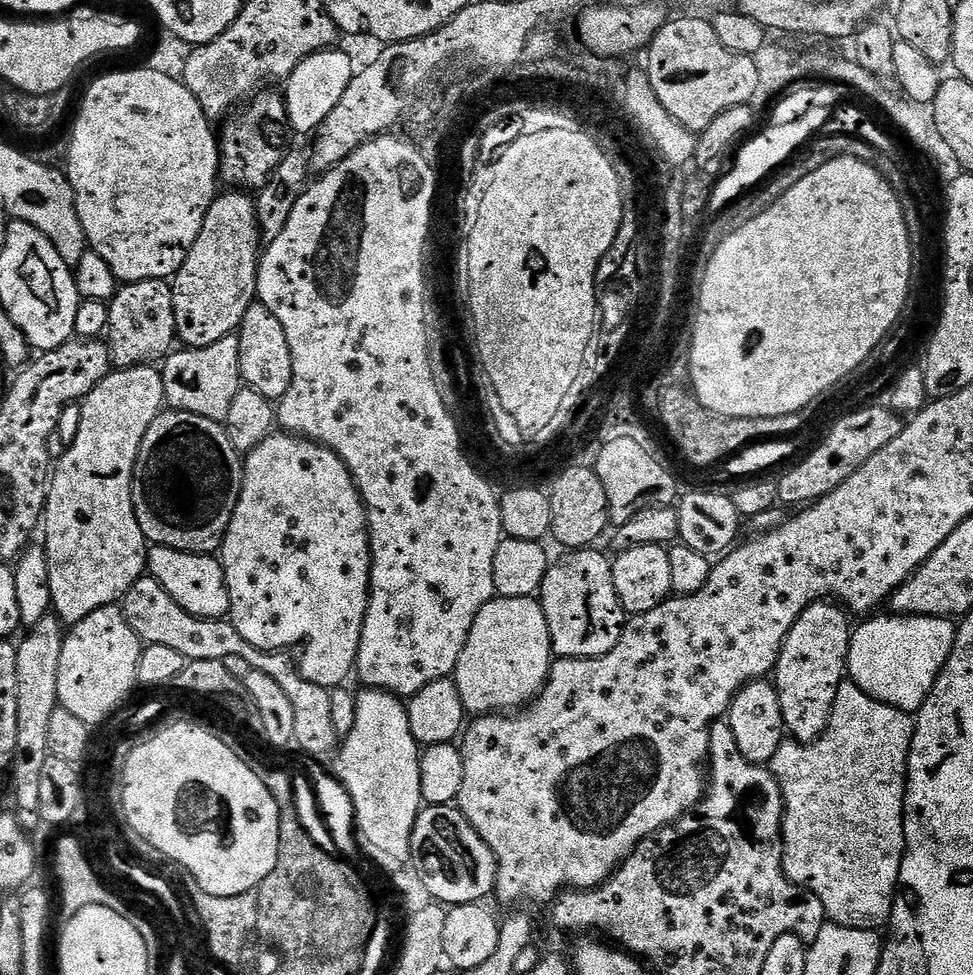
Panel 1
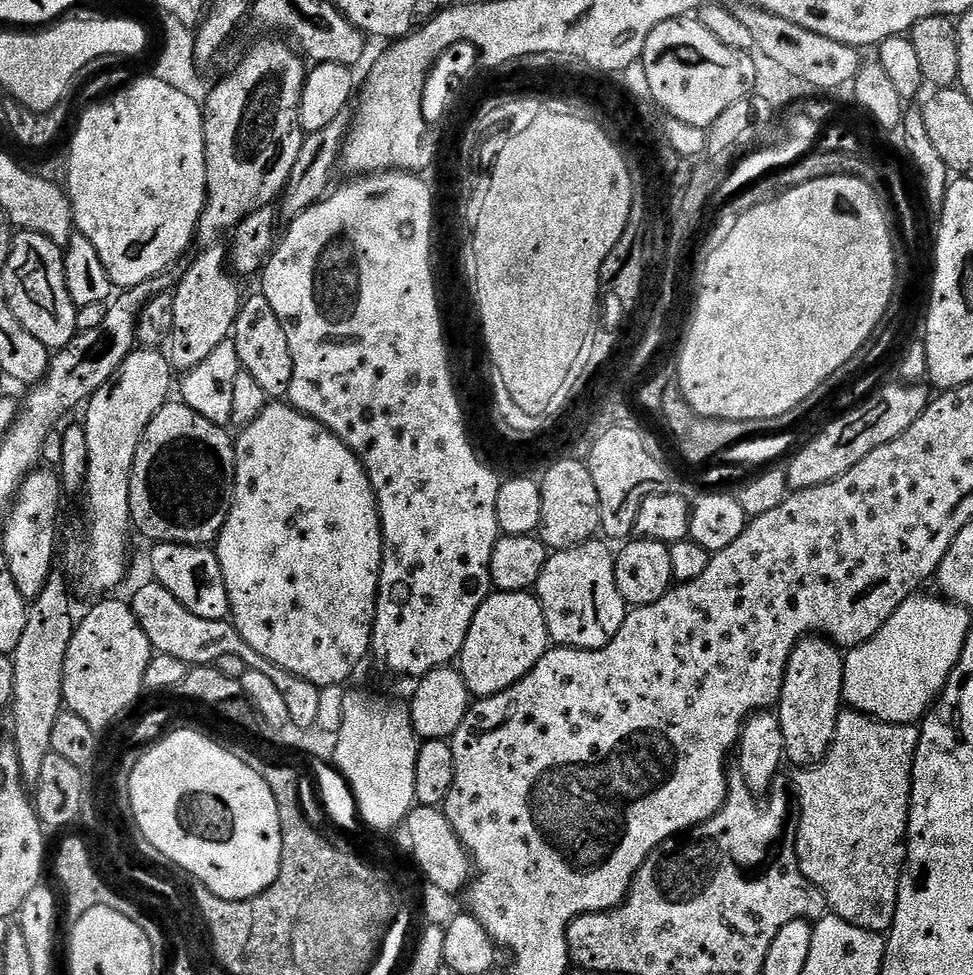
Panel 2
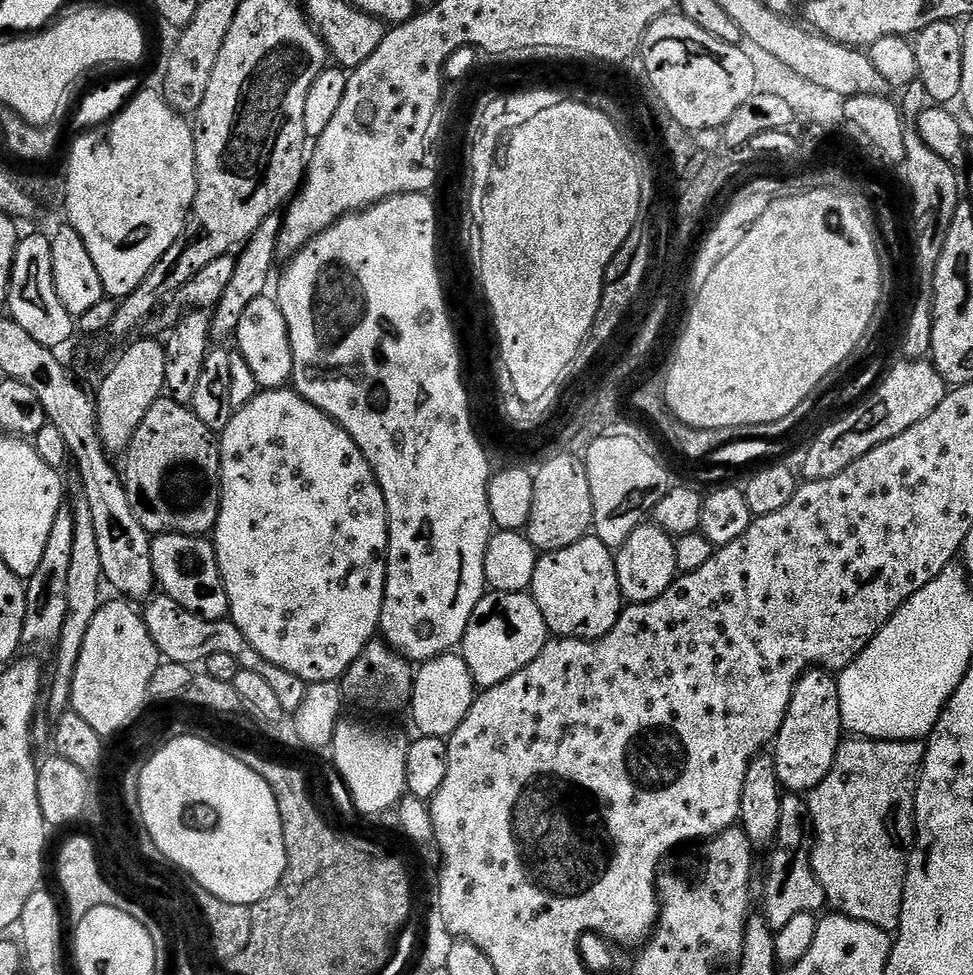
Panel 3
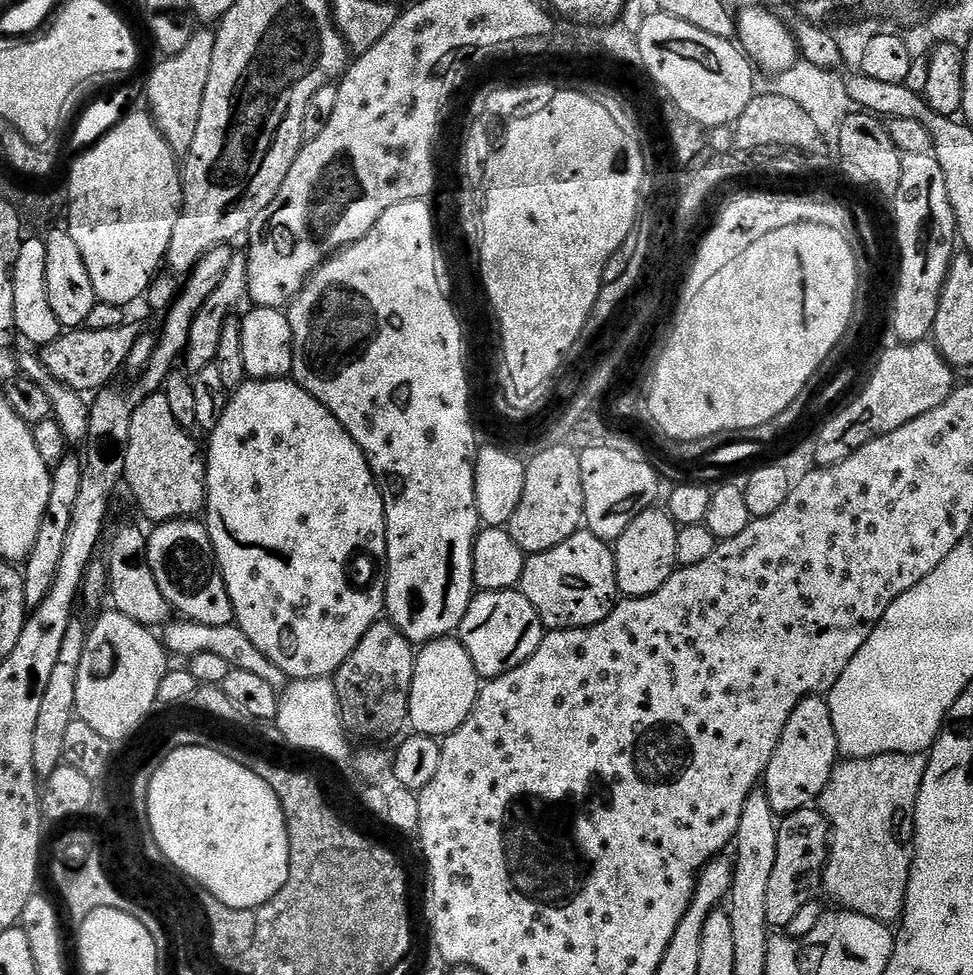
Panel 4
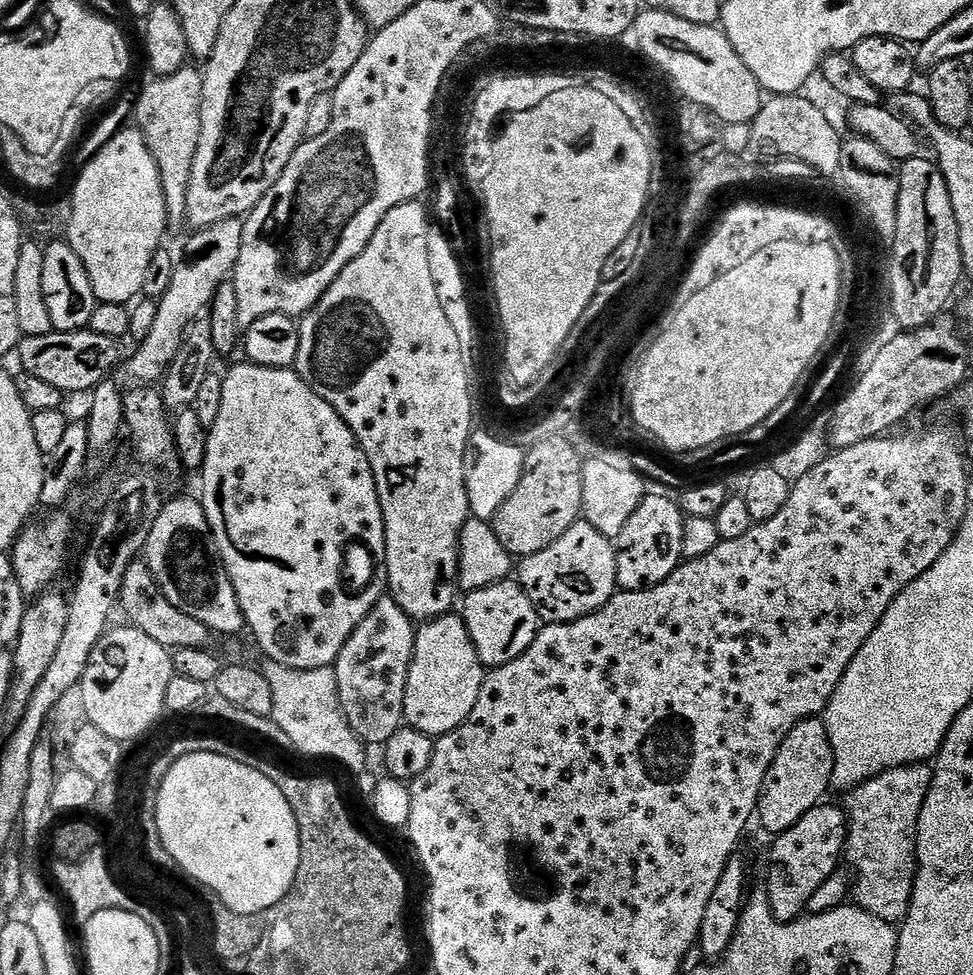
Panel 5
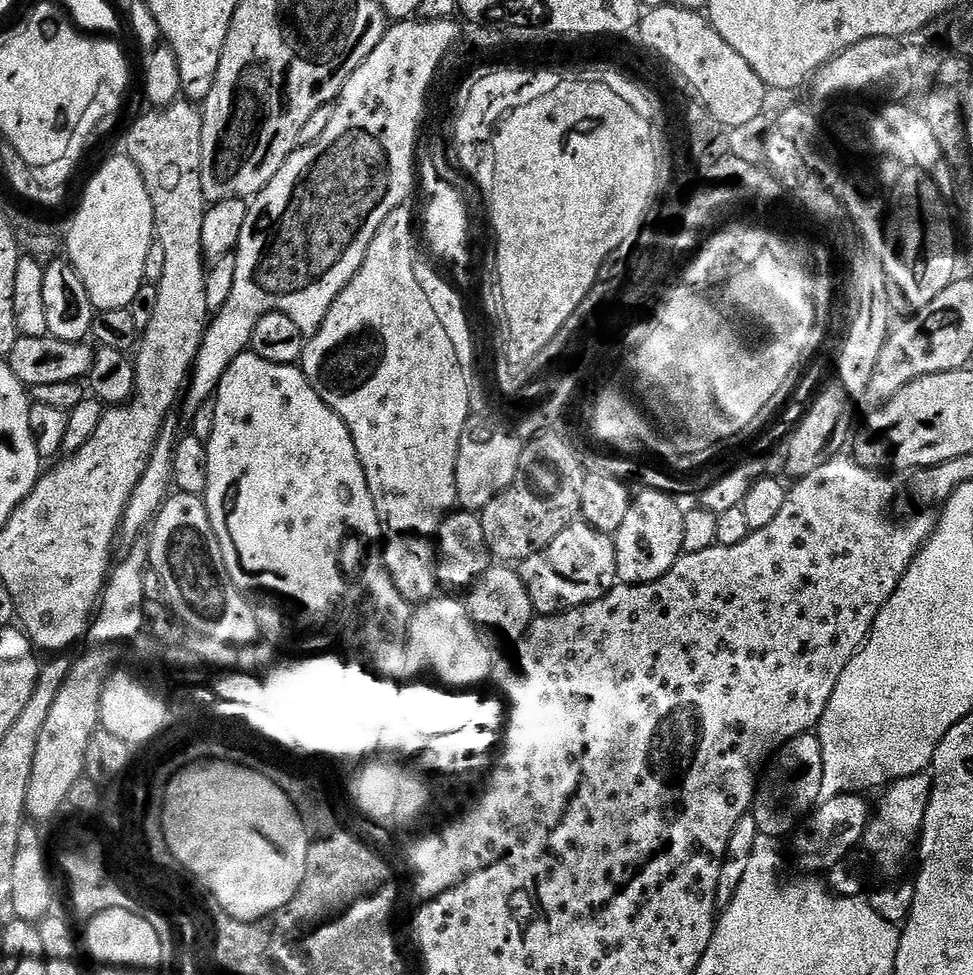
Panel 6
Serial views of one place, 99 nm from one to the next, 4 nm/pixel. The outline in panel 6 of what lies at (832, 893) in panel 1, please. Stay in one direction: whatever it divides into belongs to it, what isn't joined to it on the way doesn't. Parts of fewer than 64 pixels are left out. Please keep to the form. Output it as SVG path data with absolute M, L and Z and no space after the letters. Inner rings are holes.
M919 772L887 785L882 792L884 797L880 800L880 809L877 812L875 809L871 813L868 828L864 831L863 847L875 871L877 868L881 878L884 879L884 885L876 893L875 891L871 893L870 902L874 910L878 910L882 918L886 918L886 922L897 926L907 921L910 910L914 906L914 890L916 889L913 872L914 857L918 852L920 831L924 828L926 806L930 806L932 781L931 775Z

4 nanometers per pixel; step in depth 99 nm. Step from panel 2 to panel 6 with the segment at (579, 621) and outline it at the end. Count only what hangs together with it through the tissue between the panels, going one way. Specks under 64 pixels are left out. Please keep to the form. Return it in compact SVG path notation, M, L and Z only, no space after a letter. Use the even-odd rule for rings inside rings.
M577 522L566 526L566 530L562 530L562 534L558 534L558 538L550 542L550 546L546 546L546 550L538 550L538 554L530 554L530 558L519 561L518 571L526 586L526 594L530 594L533 613L536 616L557 616L559 612L569 612L571 608L586 606L616 587L616 542L609 533Z

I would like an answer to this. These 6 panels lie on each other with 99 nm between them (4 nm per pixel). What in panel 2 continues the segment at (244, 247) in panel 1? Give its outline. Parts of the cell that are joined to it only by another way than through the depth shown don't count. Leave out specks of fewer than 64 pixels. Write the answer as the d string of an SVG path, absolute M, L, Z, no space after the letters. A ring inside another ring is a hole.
M208 246L204 253L179 277L171 293L174 302L174 326L166 341L166 355L177 373L194 370L198 362L206 362L222 342L233 335L240 313L242 295L237 277L230 271L225 249Z

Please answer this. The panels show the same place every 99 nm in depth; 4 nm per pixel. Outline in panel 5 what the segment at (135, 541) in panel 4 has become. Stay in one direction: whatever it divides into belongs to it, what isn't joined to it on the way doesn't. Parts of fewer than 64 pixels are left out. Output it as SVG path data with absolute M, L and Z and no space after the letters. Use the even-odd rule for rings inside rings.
M136 559L126 570L126 578L122 578L122 590L120 591L119 611L124 612L124 616L131 627L142 630L142 634L147 634L149 638L154 638L158 646L175 650L177 648L205 648L209 647L214 634L202 622L190 618L190 614L182 614L178 606L174 606L162 594L156 579L152 577L152 572L148 569L147 563L143 559Z

